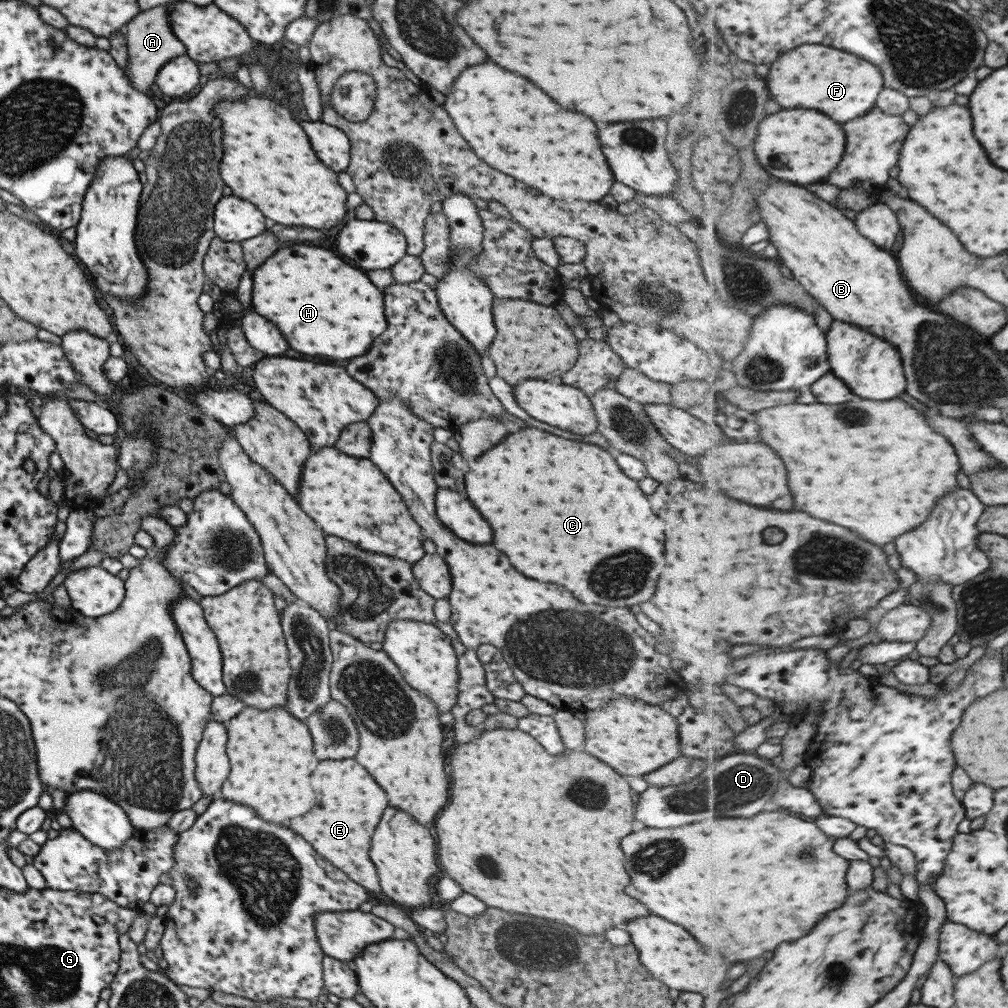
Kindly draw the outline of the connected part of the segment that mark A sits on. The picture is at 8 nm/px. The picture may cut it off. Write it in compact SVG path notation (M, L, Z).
M171 3L166 6L157 6L152 10L146 10L142 14L137 14L126 24L124 30L128 46L128 68L124 71L126 77L130 79L134 89L149 94L150 85L154 84L160 68L164 67L170 60L186 54L186 47L174 37L167 17Z

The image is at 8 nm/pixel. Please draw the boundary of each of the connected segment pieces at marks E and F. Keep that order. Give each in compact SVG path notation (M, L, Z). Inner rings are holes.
M355 759L322 760L312 772L312 786L316 790L316 802L304 816L290 822L290 828L304 836L316 852L320 852L336 868L348 875L360 886L372 892L380 892L375 864L368 858L370 842L376 824L384 808L388 808L386 792L374 782L374 778Z
M824 44L800 46L784 54L770 72L772 96L784 108L816 108L840 122L866 116L872 108L876 108L884 86L884 74L876 64Z

